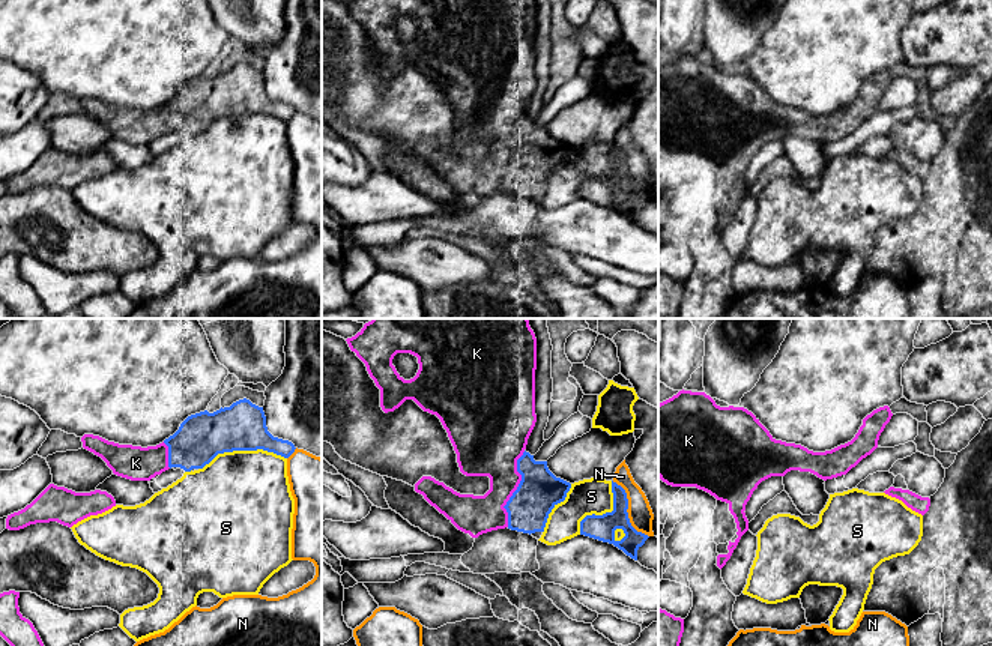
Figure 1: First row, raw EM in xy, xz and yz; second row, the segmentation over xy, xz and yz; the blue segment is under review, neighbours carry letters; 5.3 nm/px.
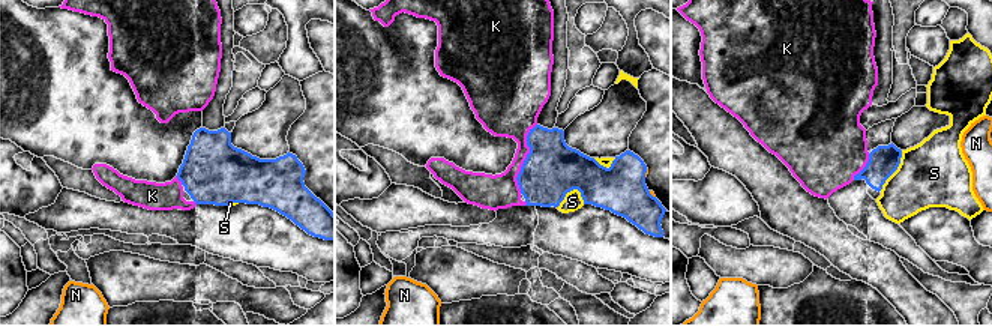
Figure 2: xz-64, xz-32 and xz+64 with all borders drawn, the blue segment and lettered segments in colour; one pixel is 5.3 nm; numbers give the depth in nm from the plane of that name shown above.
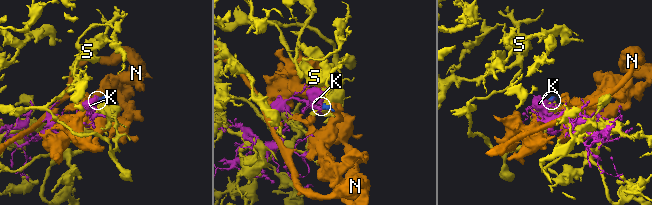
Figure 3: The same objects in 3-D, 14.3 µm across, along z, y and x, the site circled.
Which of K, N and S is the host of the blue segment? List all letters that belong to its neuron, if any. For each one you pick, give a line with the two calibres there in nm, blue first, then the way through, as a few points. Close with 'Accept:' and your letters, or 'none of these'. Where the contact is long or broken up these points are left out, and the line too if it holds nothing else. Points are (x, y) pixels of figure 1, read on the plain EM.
K: Thickness 220 nm (blue) against 300 nm
Accept: K

